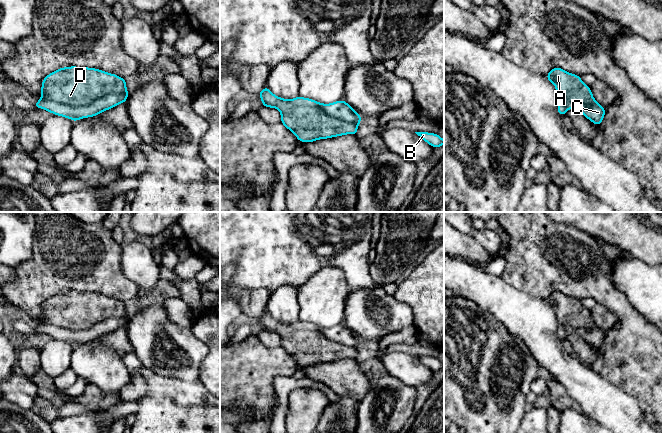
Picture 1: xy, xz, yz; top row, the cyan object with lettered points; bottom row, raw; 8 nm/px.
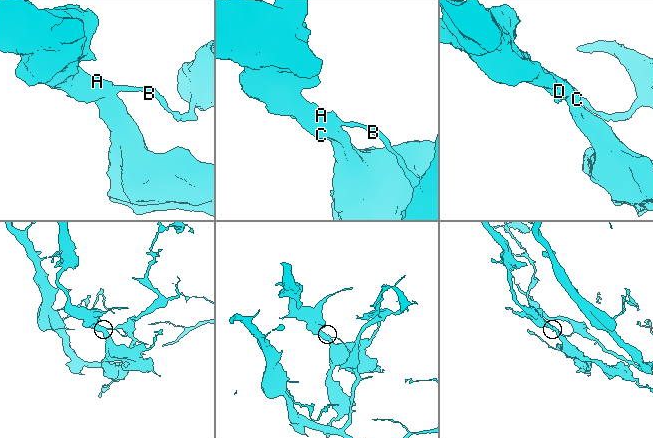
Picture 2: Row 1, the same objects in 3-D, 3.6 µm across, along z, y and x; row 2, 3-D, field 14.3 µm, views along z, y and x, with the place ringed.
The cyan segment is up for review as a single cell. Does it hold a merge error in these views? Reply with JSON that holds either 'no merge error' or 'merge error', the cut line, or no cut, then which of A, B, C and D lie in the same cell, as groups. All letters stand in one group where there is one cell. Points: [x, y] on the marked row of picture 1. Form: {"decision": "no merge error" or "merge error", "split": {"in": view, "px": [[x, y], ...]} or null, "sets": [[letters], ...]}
{"decision": "no merge error", "split": null, "sets": [["A", "B", "C", "D"]]}

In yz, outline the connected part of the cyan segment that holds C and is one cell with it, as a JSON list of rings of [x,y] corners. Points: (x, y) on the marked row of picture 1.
[[[555,67],[546,78],[555,85],[558,96],[558,113],[563,116],[568,109],[579,109],[592,123],[600,126],[605,108],[594,99],[590,87],[580,76]]]

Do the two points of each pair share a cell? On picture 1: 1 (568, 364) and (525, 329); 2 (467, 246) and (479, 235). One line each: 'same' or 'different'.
1: same
2: different

